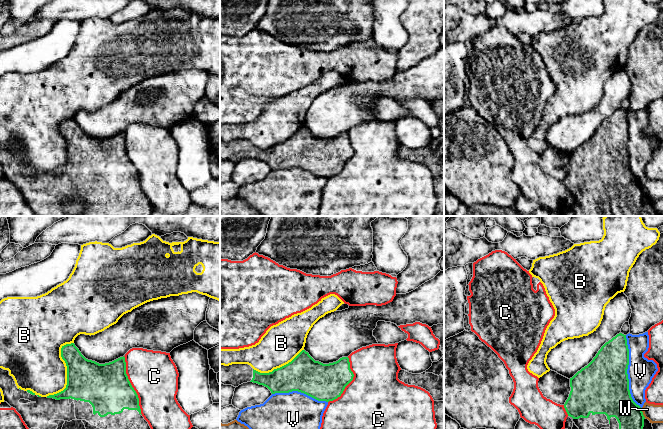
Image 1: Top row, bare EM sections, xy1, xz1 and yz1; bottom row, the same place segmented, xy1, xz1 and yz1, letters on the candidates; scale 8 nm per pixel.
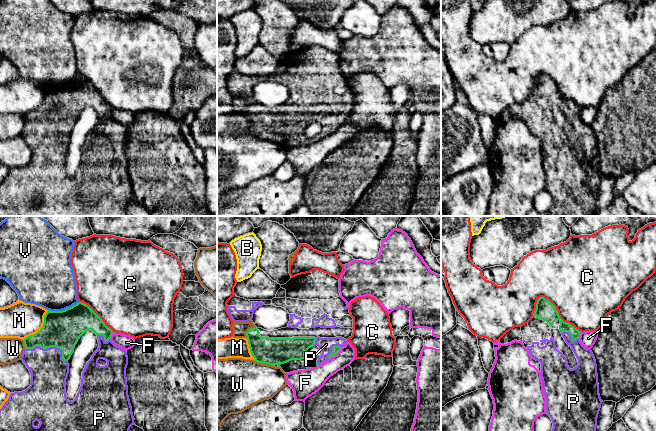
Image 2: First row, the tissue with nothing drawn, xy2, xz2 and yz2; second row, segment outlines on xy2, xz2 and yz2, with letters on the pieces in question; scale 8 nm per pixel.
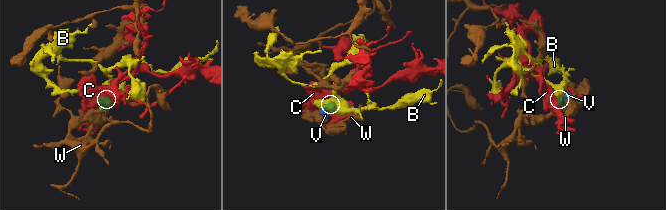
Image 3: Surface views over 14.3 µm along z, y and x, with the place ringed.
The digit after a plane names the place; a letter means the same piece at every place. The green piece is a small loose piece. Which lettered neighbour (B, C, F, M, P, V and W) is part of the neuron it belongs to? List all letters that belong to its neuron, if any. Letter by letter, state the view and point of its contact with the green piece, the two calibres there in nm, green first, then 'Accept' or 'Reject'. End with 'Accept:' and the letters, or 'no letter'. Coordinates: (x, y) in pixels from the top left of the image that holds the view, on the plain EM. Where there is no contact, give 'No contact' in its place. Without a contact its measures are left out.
B: Touches green at xy1 (67, 147). Thickness 320 nm (green) against 420 nm. Reject
C: Touches green at yz2 (557, 89). Thickness 160 nm (green) against 480 nm. Reject
F: Touches green at xz2 (335, 130). Thickness 60 nm (green) against 170 nm. Reject
M: Touches green at xy2 (41, 104). Thickness 300 nm (green) against 280 nm. Reject
P: Touches green at xy2 (50, 122). Thickness 300 nm (green) against 300 nm. Accept
V: Touches green at yz1 (626, 148). Thickness 440 nm (green) against 220 nm. Reject
W: Touches green at xz2 (263, 139). Thickness 220 nm (green) against 400 nm. Reject
Accept: P

